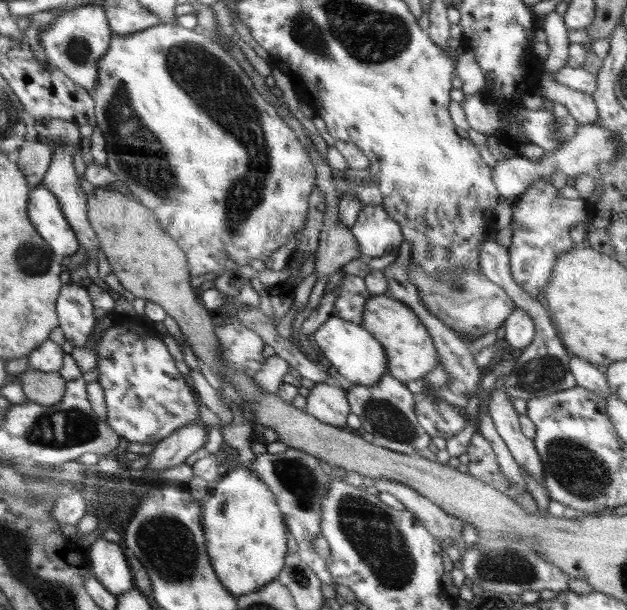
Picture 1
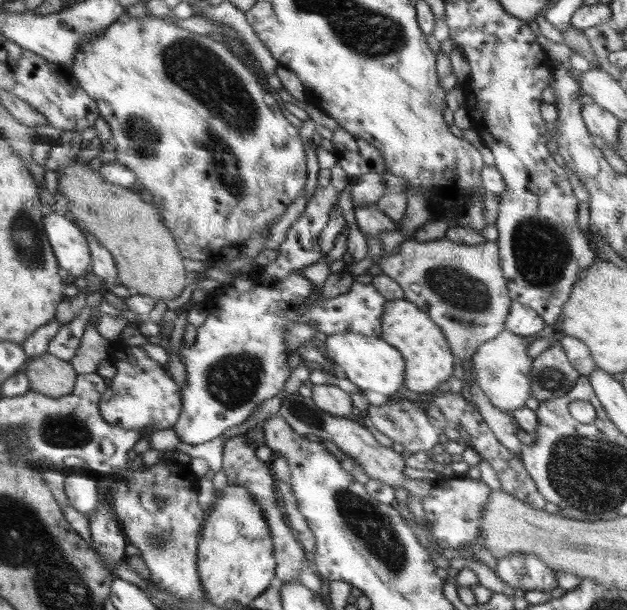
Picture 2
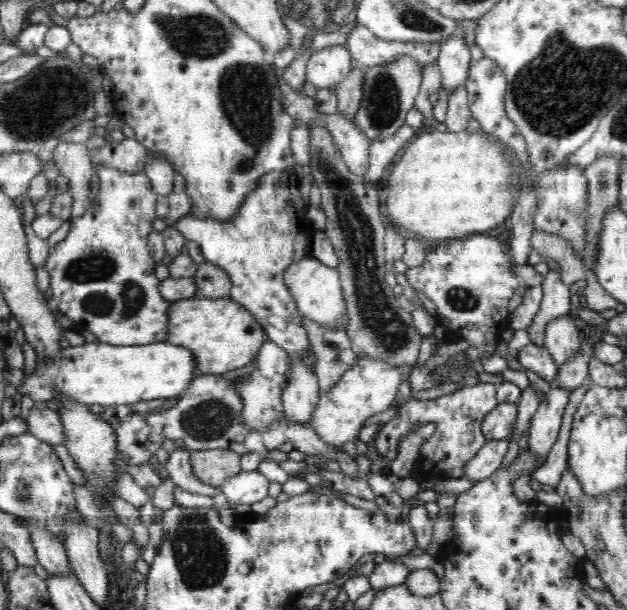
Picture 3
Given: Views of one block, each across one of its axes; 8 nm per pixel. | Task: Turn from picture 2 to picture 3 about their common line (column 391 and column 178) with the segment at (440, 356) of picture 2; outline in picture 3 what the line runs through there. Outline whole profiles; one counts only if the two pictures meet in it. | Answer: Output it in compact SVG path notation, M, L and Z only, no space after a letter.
M194 296L172 302L164 341L192 350L196 357L194 377L197 377L223 375L228 370L251 364L266 338L262 325L232 297L213 299Z

